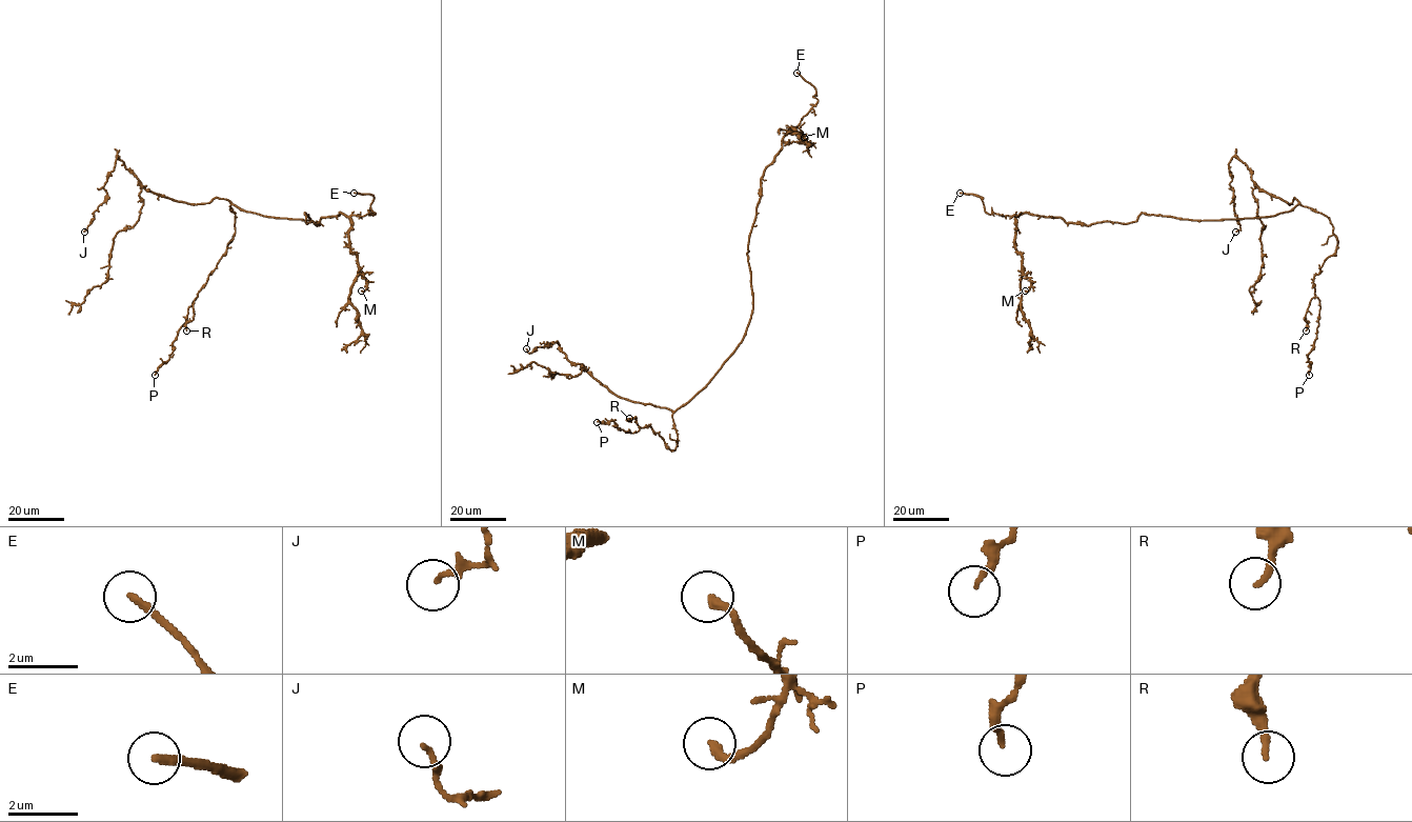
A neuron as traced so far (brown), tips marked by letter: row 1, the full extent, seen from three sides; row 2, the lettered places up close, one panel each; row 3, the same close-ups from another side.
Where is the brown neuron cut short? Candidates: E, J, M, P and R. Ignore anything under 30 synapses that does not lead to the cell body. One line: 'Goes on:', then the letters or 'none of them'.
Goes on: E

